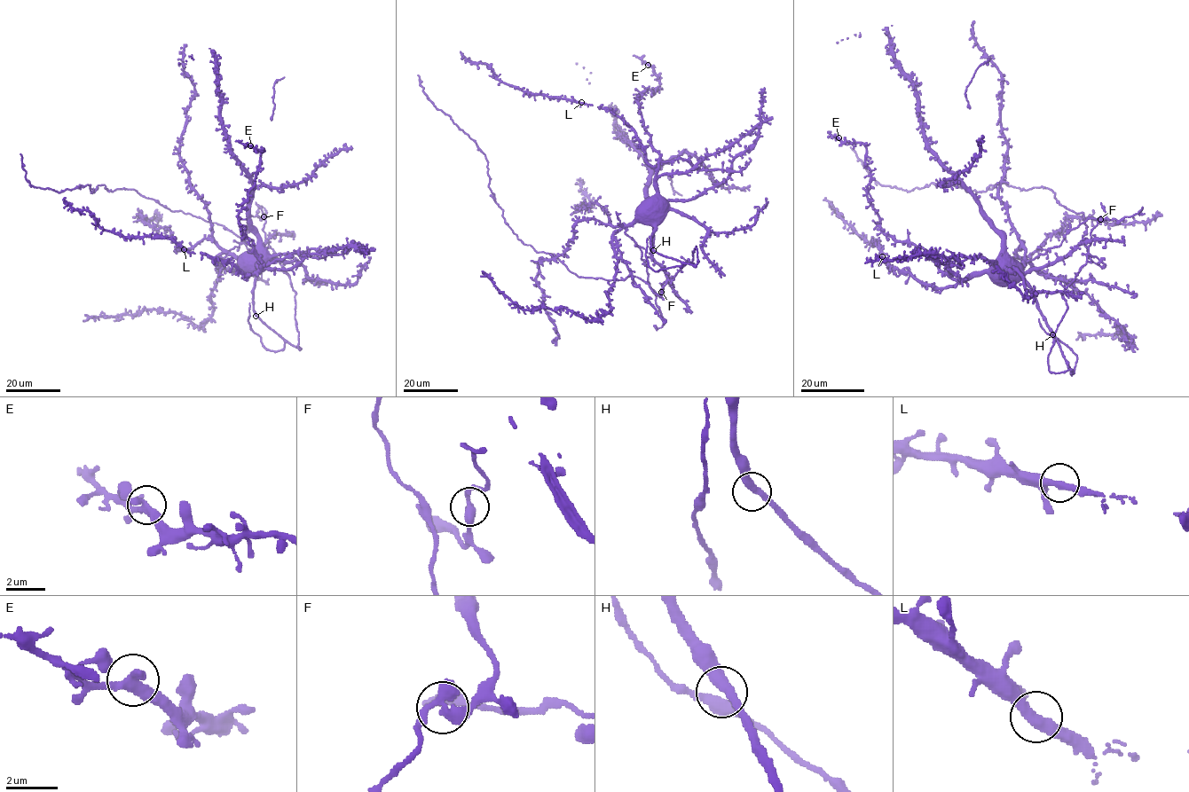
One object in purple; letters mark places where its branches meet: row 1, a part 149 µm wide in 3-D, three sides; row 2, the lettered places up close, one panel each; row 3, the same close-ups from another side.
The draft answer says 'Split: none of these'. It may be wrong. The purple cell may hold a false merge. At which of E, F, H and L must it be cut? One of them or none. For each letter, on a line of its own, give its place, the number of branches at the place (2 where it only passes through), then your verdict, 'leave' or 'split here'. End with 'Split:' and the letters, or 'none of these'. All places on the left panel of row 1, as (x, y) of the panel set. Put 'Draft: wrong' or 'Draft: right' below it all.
E: (250, 145) | 2 | leave
F: (263, 216) | 2 | split here
H: (255, 316) | 2 | leave
L: (184, 249) | 2 | leave
Split: F
Draft: wrong

